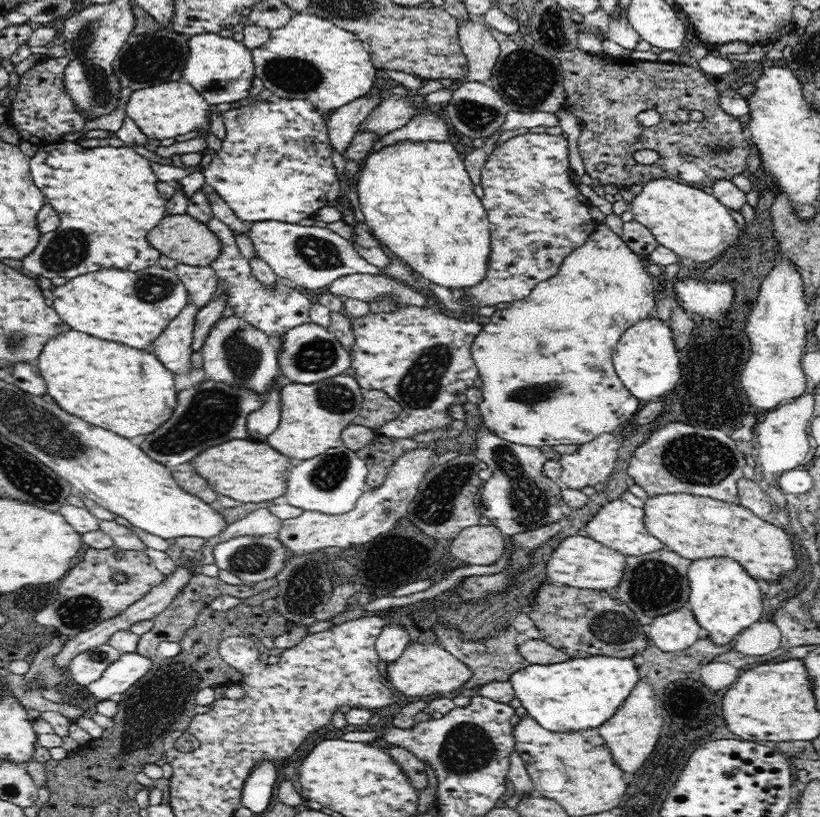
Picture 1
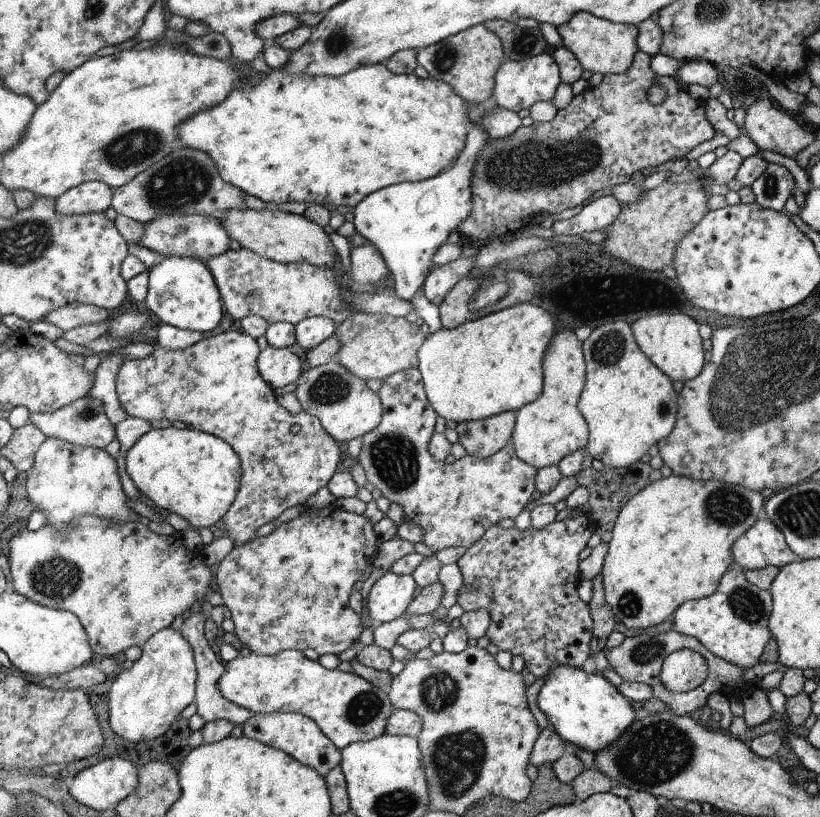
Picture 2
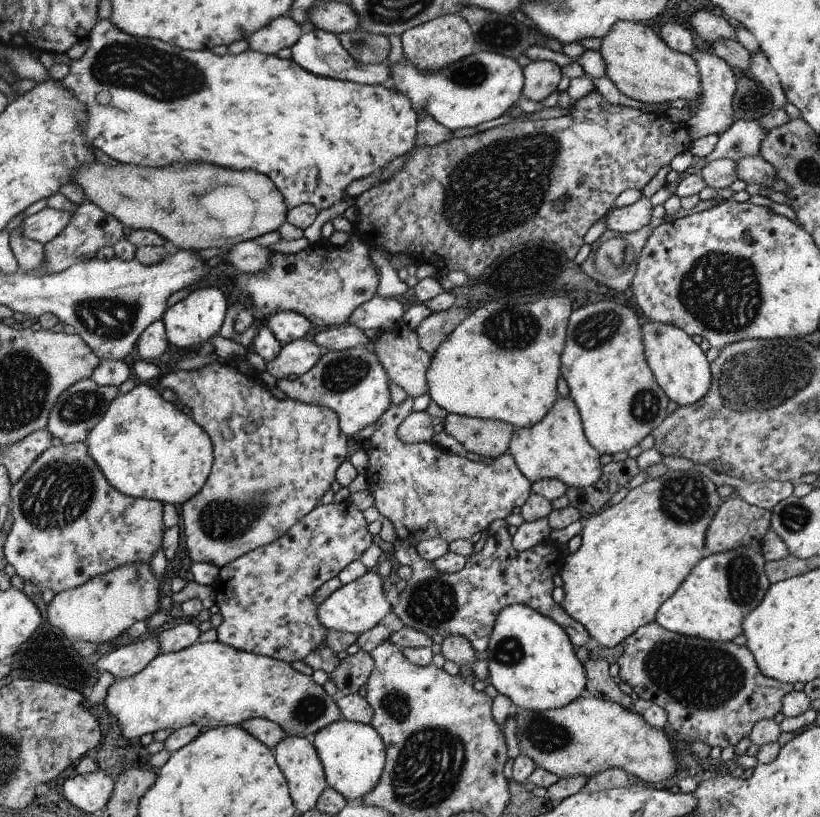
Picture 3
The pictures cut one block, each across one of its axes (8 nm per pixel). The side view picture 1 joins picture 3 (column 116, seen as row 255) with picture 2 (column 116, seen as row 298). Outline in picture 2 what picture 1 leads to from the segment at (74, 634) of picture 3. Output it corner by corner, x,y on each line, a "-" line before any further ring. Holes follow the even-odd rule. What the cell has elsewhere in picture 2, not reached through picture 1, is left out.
84,515
82,519
76,519
73,527
65,534
64,531
57,531
56,527
49,527
44,525
38,530
29,530
28,527
22,528
17,534
11,538
9,546
9,568
12,580
10,582
11,589
16,593
20,593
22,596
28,597
31,601
50,607
53,609
62,609
65,611
72,611
75,613
84,625
84,628
88,628
88,640
91,643
91,647
95,650
95,658
112,657
116,654
124,652
130,646
140,646
141,648
154,636
155,632
160,632
165,628
168,628
176,618
182,617
182,614
186,610
190,610
190,606
198,600
198,602
208,602
212,606
224,605
224,599
218,590
218,598
216,598
216,589
212,587
212,577
214,575
214,568
210,570
209,566
206,566
205,562
200,562
200,556
198,556
198,562
194,560
194,551
188,550
187,546
183,544
182,536
180,538
174,538
174,535
160,535
152,532
148,525
141,524
140,521
128,521
125,523
113,523
104,517
98,515

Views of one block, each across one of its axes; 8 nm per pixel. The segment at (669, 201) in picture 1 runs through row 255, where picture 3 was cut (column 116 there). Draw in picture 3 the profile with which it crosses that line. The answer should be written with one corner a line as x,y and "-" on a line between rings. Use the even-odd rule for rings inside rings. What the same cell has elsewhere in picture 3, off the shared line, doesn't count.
220,641
194,643
180,652
156,655
142,672
130,678
115,678
103,701
108,712
116,720
124,738
140,738
144,734
168,728
196,725
214,728
224,725
240,725
250,718
265,718
280,725
288,736
316,736
322,728
340,720
338,696
330,696
324,686
317,684
310,675
292,668
290,663
262,655
240,651

